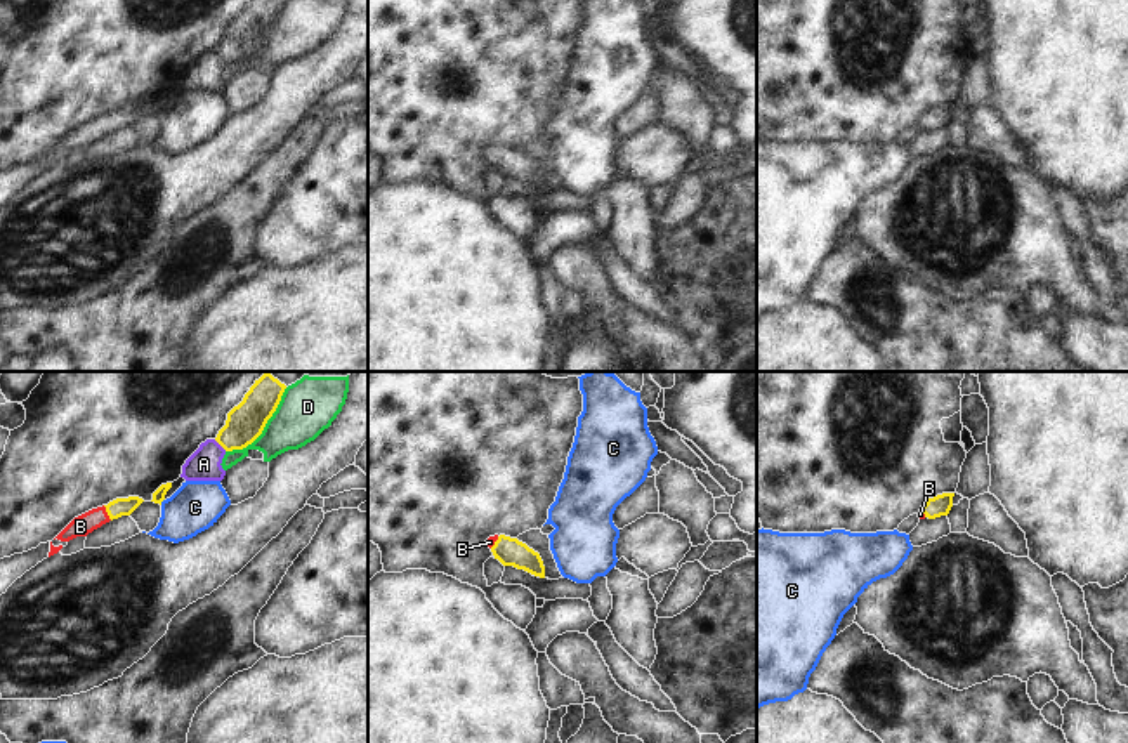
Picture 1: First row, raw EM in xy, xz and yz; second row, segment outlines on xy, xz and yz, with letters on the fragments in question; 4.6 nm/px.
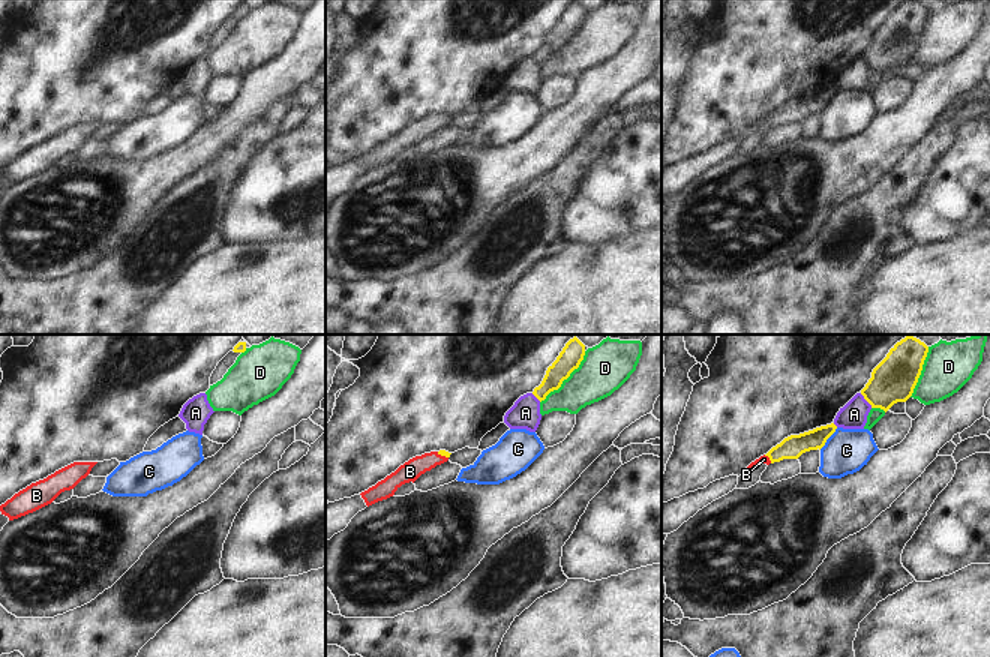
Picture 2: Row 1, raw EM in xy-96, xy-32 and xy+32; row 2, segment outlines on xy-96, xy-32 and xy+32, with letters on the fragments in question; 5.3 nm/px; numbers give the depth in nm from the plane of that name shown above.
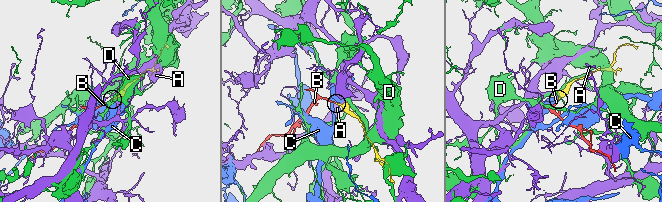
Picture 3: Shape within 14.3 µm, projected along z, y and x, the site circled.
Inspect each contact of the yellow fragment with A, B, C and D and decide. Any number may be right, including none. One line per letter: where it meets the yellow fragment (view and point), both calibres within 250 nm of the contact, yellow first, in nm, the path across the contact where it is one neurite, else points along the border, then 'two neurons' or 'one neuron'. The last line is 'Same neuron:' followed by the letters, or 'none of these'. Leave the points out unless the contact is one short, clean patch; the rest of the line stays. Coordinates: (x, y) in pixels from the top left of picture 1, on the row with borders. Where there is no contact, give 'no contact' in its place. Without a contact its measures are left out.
A: xy (221, 445) | 180/150 nm | along xy (214, 440), (226, 450) | two neurons
B: xy (106, 511) | 90/100 nm | across xy (118, 507), (106, 511), (80, 526) | one neuron
C: xy (162, 500) | 60/220 nm | along xy (163, 499), (160, 504) | two neurons
D: xy (264, 426) | 180/260 nm | two neurons
Same neuron: B

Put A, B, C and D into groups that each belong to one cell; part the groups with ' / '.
A / B / C / D

